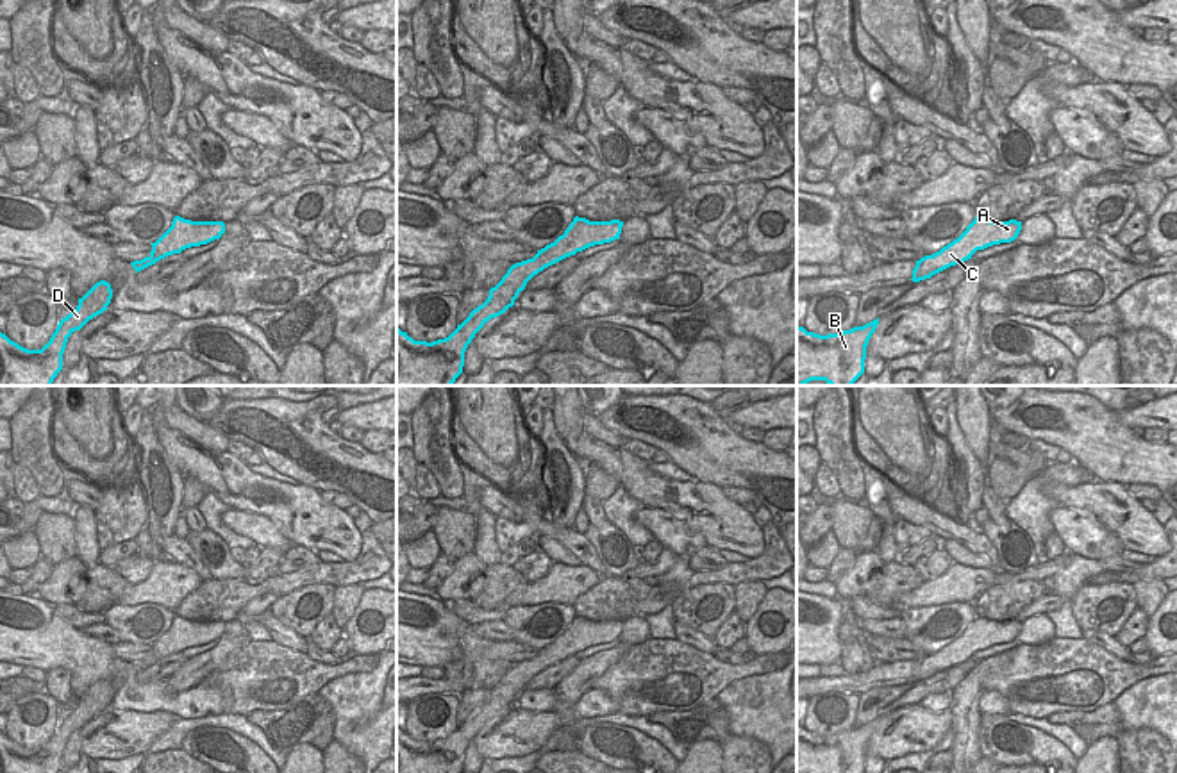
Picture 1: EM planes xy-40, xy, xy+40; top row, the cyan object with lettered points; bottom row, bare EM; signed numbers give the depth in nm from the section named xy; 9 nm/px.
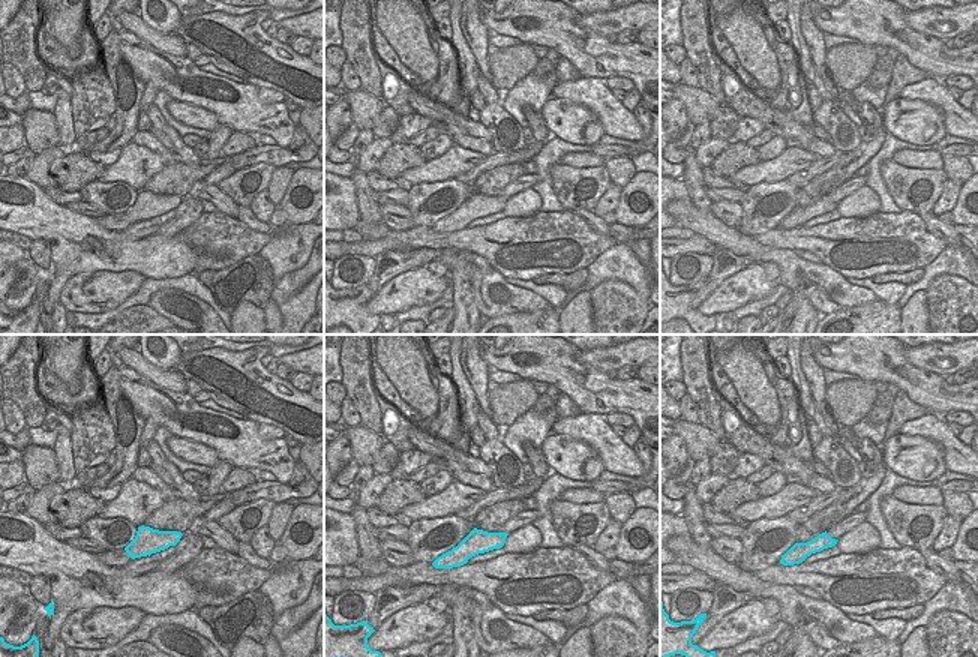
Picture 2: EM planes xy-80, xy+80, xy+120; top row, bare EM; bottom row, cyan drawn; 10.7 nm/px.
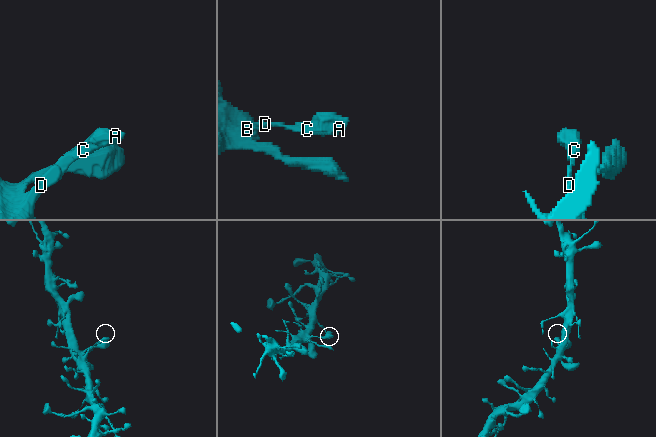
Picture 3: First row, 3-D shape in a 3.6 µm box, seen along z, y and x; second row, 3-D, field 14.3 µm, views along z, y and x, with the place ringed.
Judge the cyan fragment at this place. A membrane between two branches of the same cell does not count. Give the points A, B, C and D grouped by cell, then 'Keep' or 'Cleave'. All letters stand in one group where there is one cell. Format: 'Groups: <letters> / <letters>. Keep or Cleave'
Groups: A B C D. Keep.

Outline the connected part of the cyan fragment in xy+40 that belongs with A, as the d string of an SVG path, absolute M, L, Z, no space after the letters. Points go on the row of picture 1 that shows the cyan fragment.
M975 216L975 220L966 227L966 230L957 239L943 246L939 252L916 261L911 280L920 282L931 278L932 275L950 266L972 259L972 255L977 250L984 250L988 246L1000 243L1011 243L1018 237L1020 230L1022 221L1016 220L991 221Z

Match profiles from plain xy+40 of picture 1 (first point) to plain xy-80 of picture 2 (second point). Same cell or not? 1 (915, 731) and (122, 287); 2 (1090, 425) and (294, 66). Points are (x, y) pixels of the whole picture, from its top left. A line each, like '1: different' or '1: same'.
1: same
2: same

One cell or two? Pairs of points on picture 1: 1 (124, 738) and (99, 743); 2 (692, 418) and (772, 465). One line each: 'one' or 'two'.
1: one
2: one

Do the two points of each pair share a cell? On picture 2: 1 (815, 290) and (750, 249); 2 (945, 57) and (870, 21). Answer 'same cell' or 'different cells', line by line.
1: same cell
2: same cell

